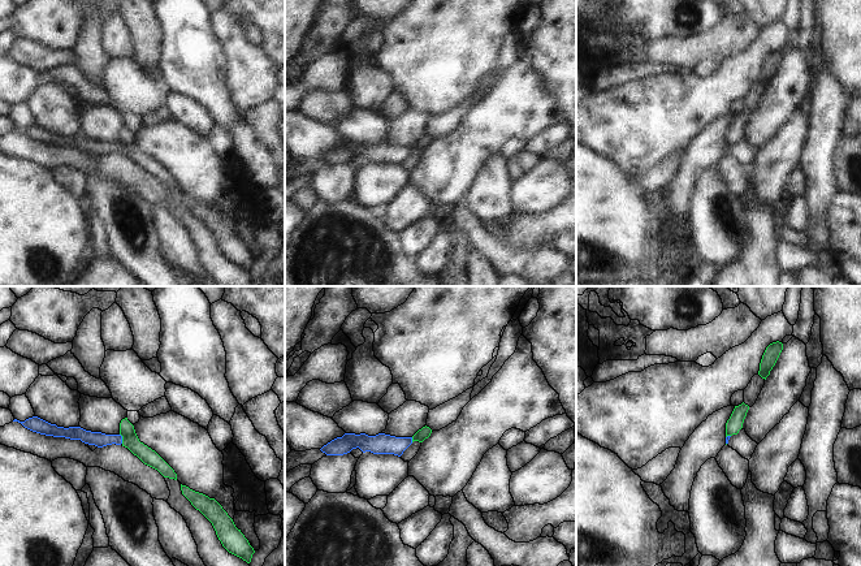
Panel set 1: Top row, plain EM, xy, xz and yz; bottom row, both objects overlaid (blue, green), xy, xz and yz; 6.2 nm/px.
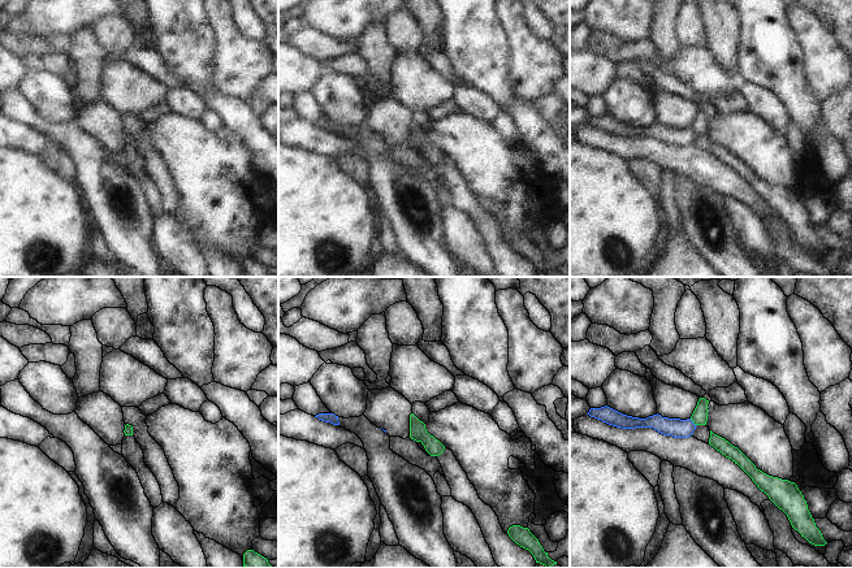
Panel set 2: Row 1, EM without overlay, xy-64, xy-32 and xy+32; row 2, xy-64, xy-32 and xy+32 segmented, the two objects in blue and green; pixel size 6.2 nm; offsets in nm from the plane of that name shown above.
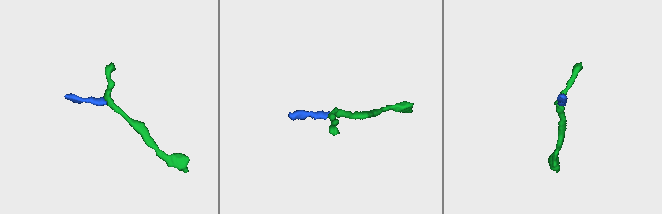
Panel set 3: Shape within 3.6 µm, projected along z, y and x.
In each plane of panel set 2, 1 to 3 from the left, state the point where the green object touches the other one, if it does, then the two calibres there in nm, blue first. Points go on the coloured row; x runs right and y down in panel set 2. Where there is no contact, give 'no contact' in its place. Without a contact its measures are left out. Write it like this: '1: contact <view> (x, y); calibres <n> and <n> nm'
1: no contact
2: no contact
3: contact xy+32 (692, 423); calibres 120 and 100 nm

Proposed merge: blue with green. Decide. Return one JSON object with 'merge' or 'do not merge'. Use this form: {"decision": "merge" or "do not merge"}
{"decision": "merge"}

